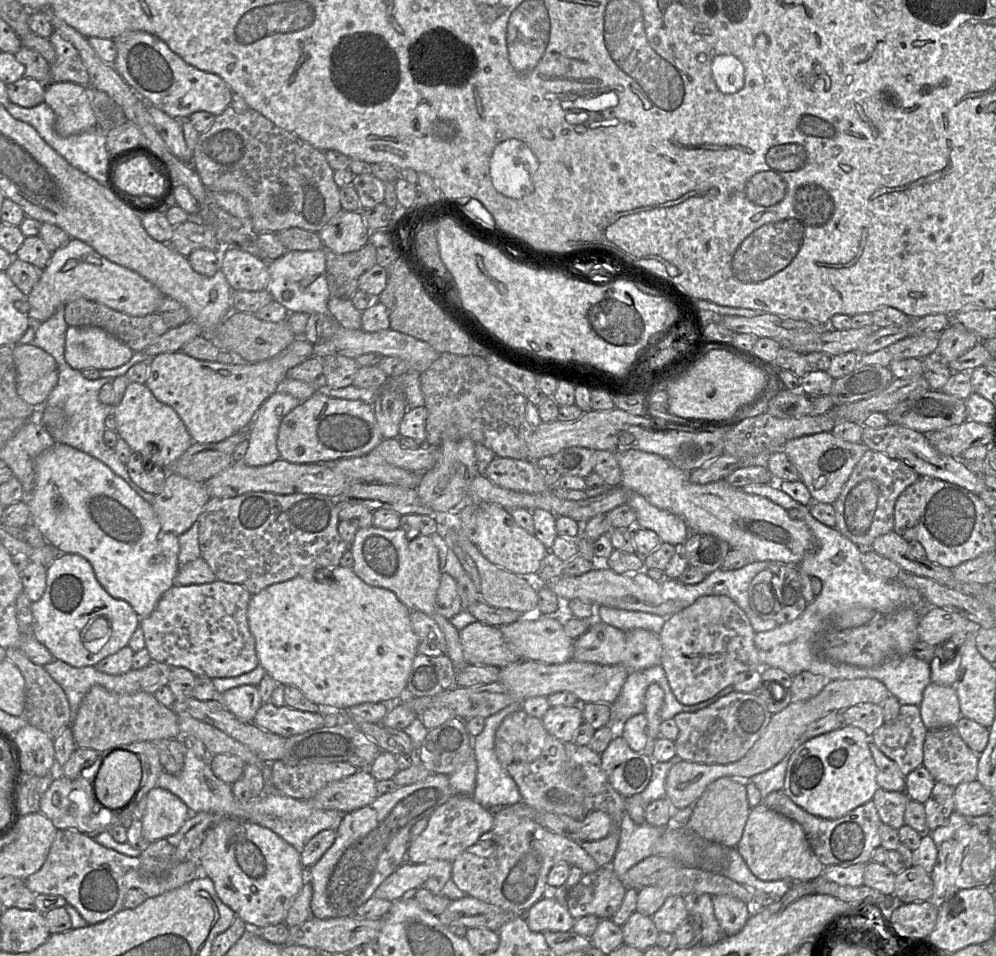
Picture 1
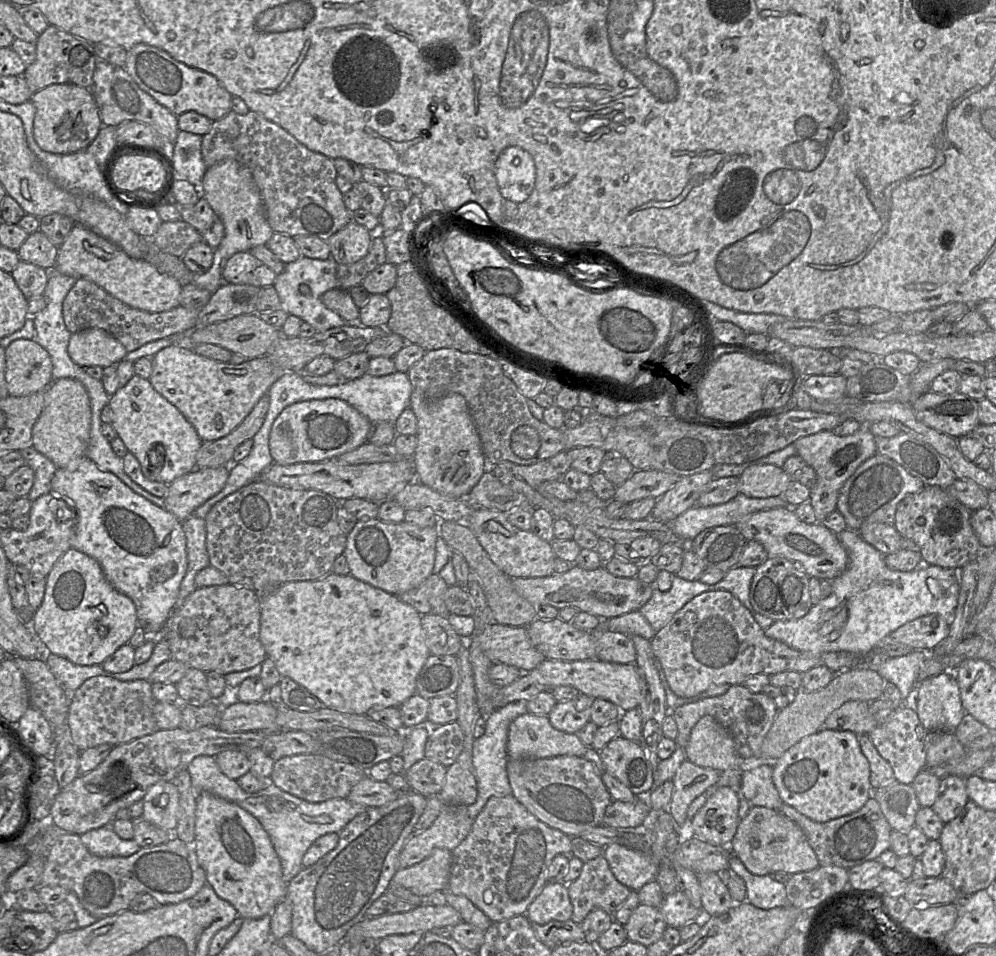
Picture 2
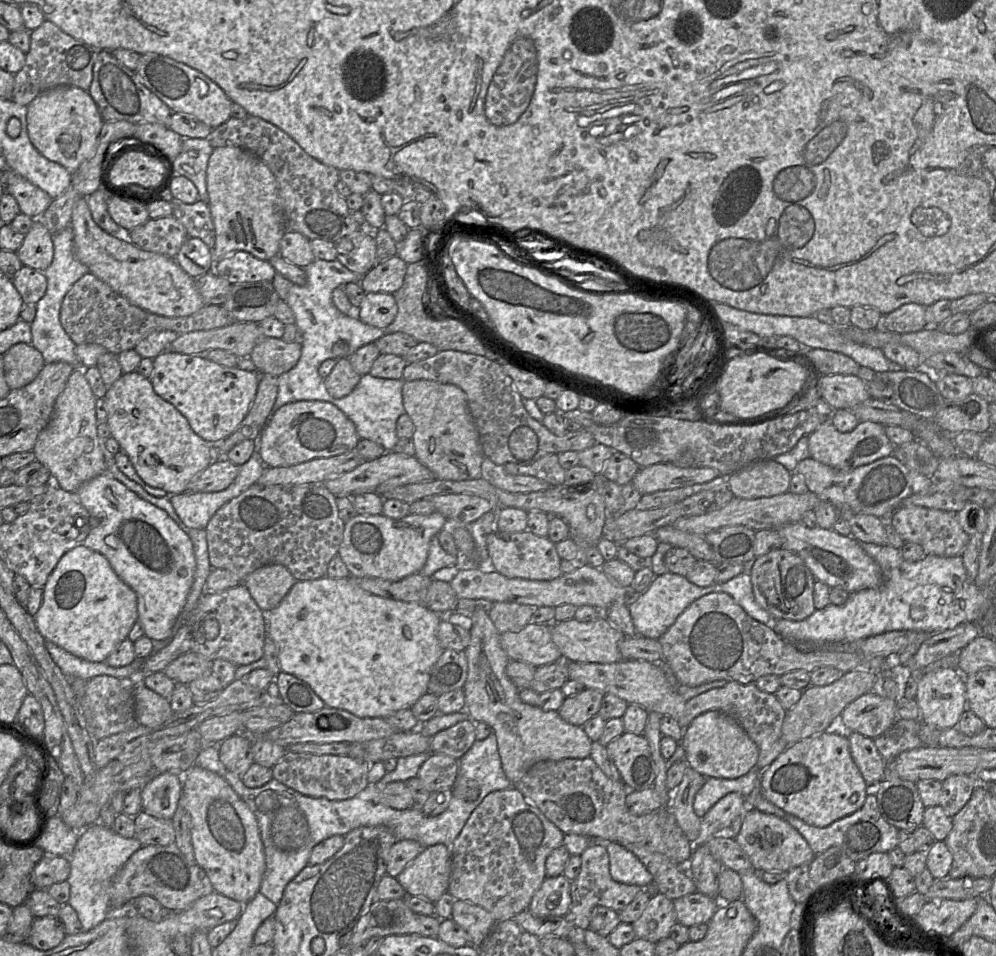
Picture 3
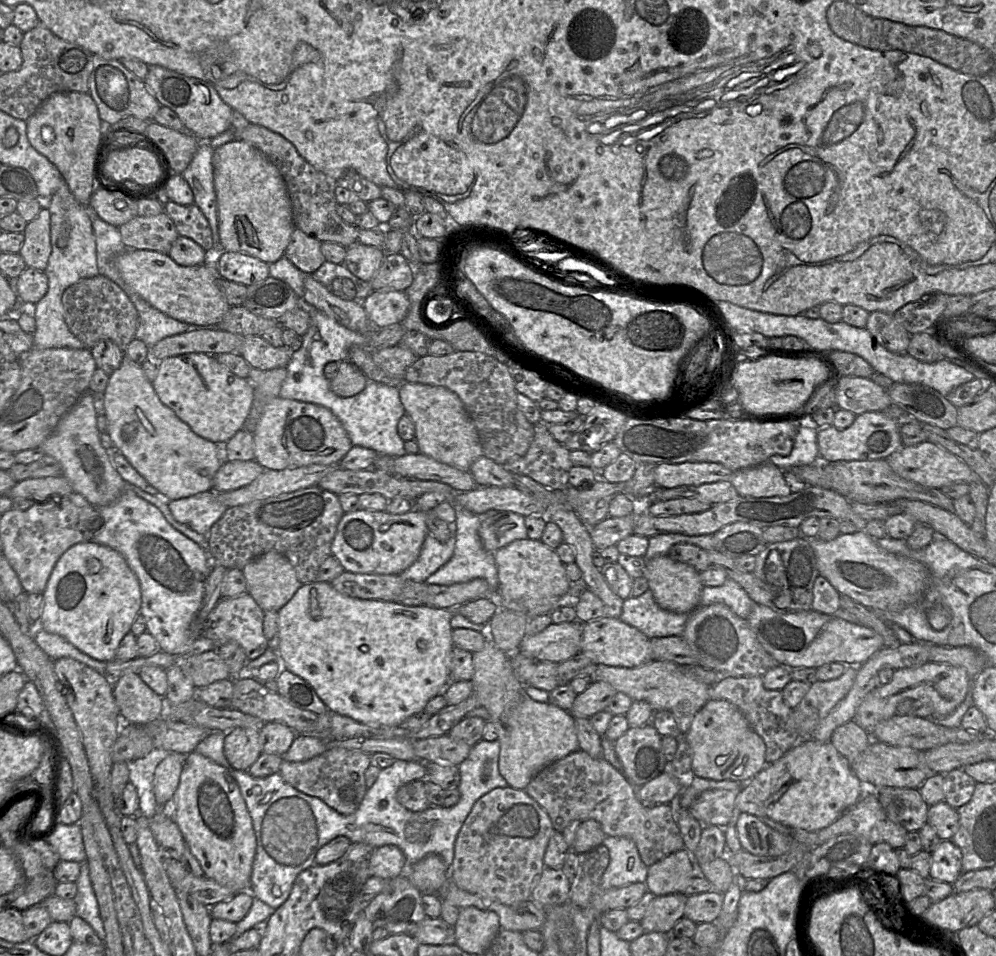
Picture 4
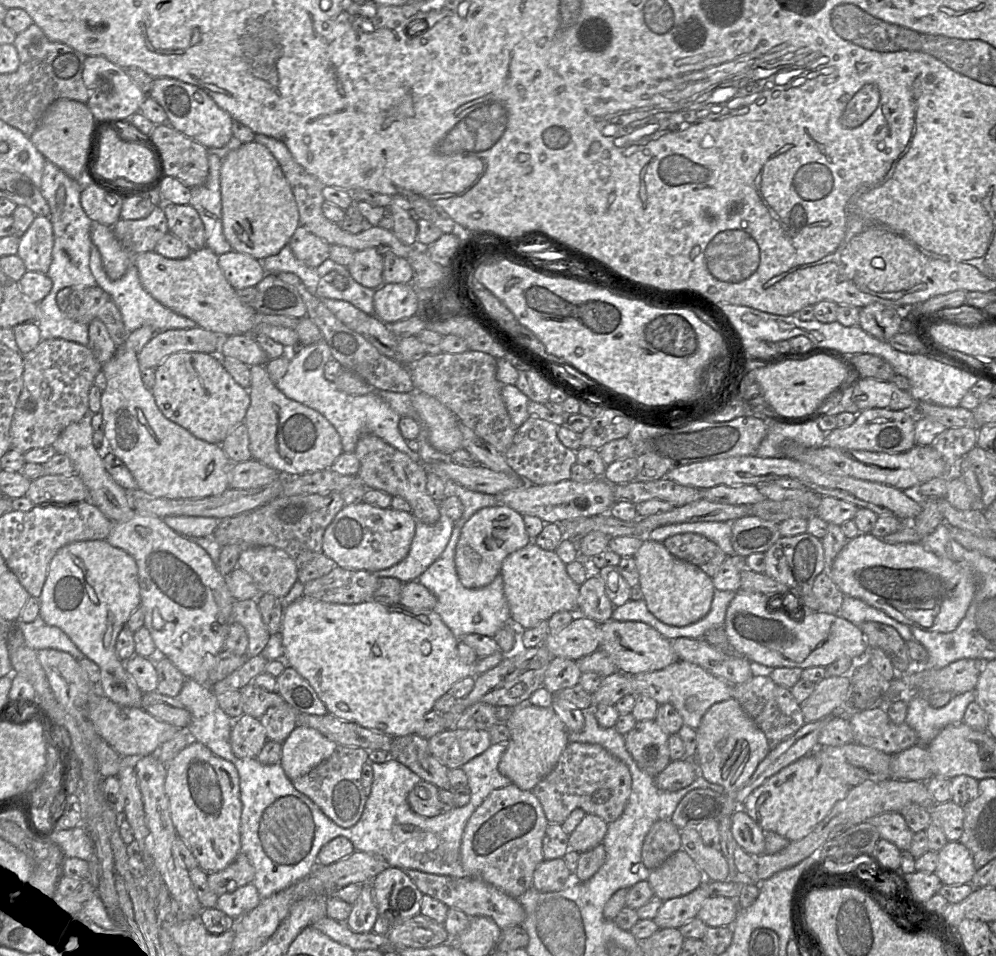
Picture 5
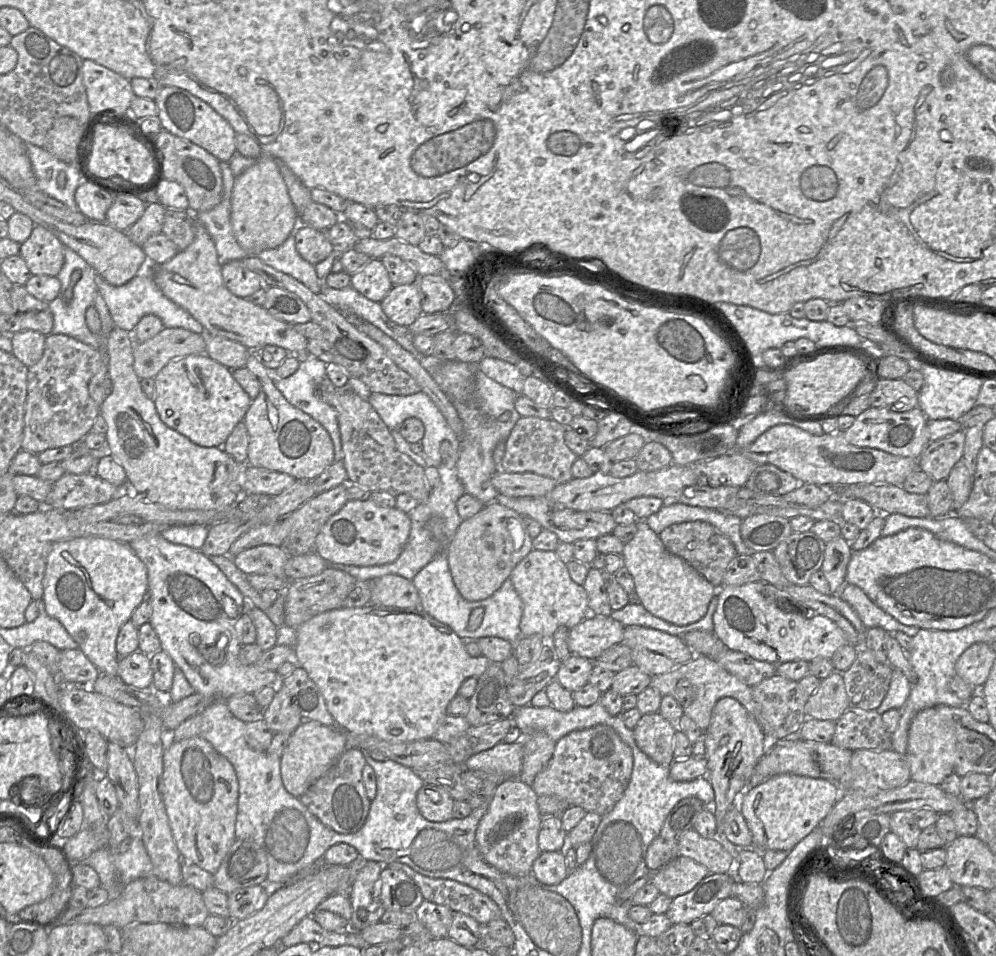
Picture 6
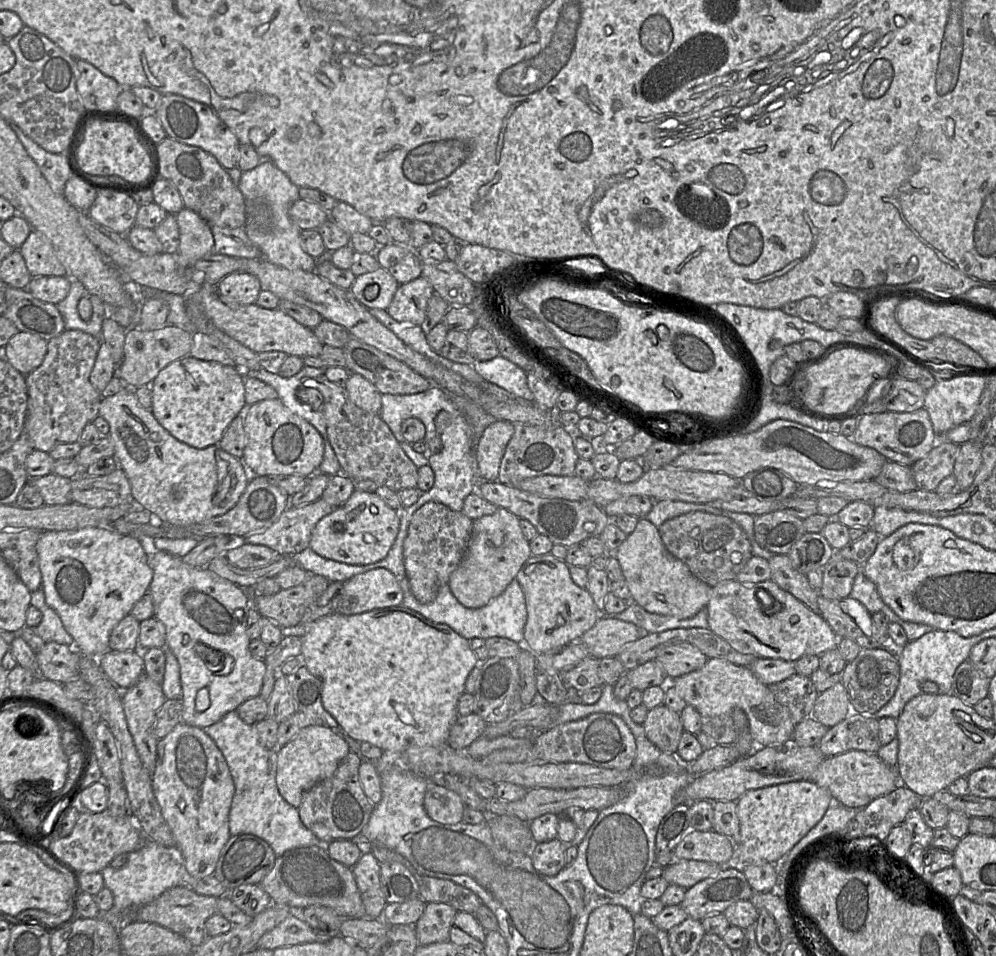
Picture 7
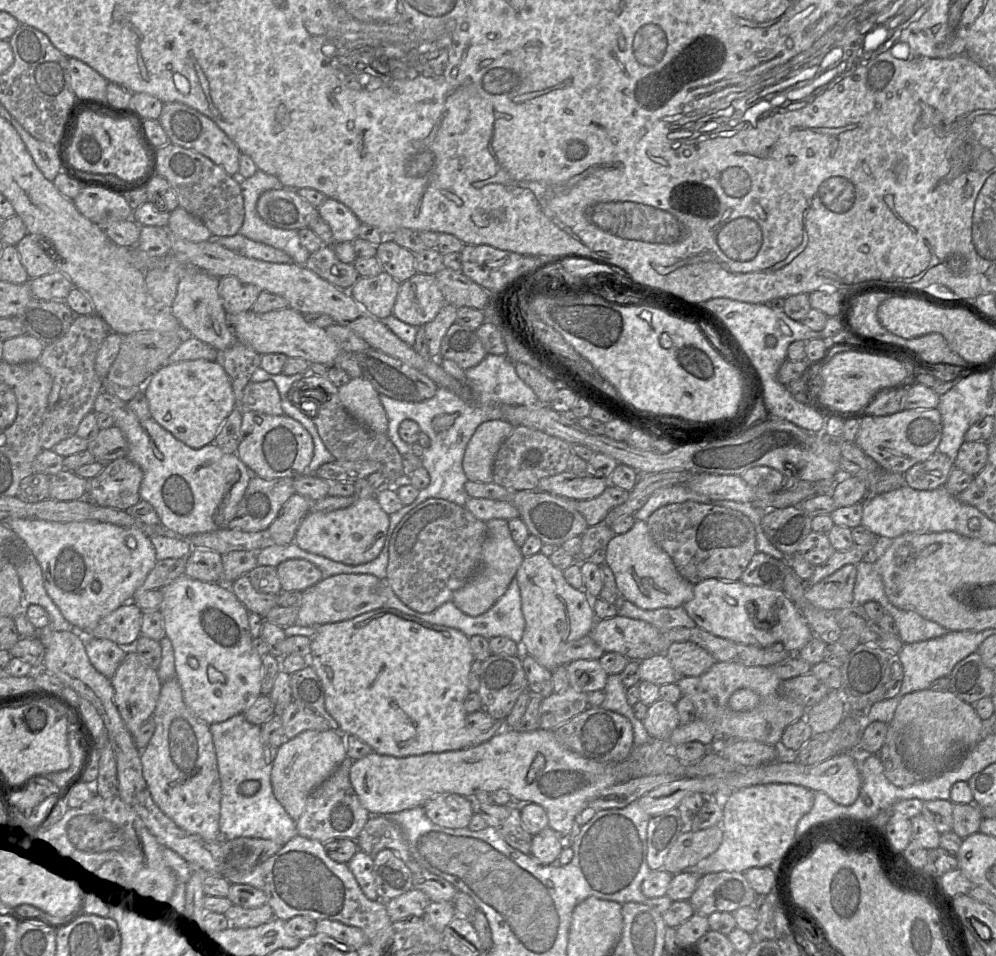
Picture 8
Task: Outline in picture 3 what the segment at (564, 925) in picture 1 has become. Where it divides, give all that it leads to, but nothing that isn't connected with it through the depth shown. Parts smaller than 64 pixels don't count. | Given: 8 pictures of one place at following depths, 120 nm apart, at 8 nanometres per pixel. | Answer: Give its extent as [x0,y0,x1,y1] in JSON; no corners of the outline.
[530,874,572,917]

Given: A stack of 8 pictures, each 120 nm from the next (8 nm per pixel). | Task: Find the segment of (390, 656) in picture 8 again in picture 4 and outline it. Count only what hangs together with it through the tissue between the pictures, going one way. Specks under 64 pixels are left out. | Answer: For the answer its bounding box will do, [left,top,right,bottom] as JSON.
[278,582,500,726]

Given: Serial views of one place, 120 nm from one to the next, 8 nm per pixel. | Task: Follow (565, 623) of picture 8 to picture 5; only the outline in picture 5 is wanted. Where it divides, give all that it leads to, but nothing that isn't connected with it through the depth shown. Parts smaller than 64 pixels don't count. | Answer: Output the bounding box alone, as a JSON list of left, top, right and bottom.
[500,541,580,630]

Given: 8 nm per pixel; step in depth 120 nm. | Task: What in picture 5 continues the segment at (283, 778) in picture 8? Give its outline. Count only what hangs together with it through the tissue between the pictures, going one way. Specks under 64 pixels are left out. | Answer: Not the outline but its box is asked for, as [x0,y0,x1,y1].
[280,725,337,780]

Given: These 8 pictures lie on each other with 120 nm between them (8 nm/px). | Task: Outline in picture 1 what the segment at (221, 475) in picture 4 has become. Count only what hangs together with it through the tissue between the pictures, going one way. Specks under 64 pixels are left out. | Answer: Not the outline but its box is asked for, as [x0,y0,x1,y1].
[152,472,210,536]

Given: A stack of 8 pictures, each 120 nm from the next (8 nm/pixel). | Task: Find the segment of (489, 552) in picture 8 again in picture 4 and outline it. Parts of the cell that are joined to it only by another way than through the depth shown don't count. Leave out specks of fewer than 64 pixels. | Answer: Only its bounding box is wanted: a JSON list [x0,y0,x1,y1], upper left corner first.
[479,511,528,552]

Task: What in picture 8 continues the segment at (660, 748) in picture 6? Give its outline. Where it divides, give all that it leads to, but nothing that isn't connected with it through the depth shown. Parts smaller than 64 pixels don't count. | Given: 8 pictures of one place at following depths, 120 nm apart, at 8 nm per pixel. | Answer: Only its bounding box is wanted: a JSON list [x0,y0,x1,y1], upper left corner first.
[642,699,680,741]

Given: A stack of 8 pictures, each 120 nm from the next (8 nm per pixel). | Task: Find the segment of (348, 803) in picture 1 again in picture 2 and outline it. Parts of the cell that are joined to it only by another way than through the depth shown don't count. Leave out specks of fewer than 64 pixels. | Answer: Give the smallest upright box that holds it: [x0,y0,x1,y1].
[347,775,398,807]

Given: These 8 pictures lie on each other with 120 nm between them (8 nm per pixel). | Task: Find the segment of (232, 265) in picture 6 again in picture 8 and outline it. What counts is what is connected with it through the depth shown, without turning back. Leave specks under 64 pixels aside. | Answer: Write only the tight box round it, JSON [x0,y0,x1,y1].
[219,276,261,315]

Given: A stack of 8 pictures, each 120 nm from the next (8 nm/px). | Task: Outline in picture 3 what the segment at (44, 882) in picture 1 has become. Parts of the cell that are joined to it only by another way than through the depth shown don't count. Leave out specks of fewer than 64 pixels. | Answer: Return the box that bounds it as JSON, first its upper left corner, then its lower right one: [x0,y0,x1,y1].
[108,845,214,912]

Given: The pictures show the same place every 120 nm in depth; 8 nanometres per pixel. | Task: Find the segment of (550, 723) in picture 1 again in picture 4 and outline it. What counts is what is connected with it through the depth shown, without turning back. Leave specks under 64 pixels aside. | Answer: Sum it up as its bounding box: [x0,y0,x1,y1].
[569,681,616,719]

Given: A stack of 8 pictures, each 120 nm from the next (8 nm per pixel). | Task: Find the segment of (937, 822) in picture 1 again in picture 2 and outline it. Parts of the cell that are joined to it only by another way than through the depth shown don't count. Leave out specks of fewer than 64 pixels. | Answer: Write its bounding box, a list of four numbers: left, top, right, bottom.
[931,776,968,824]

